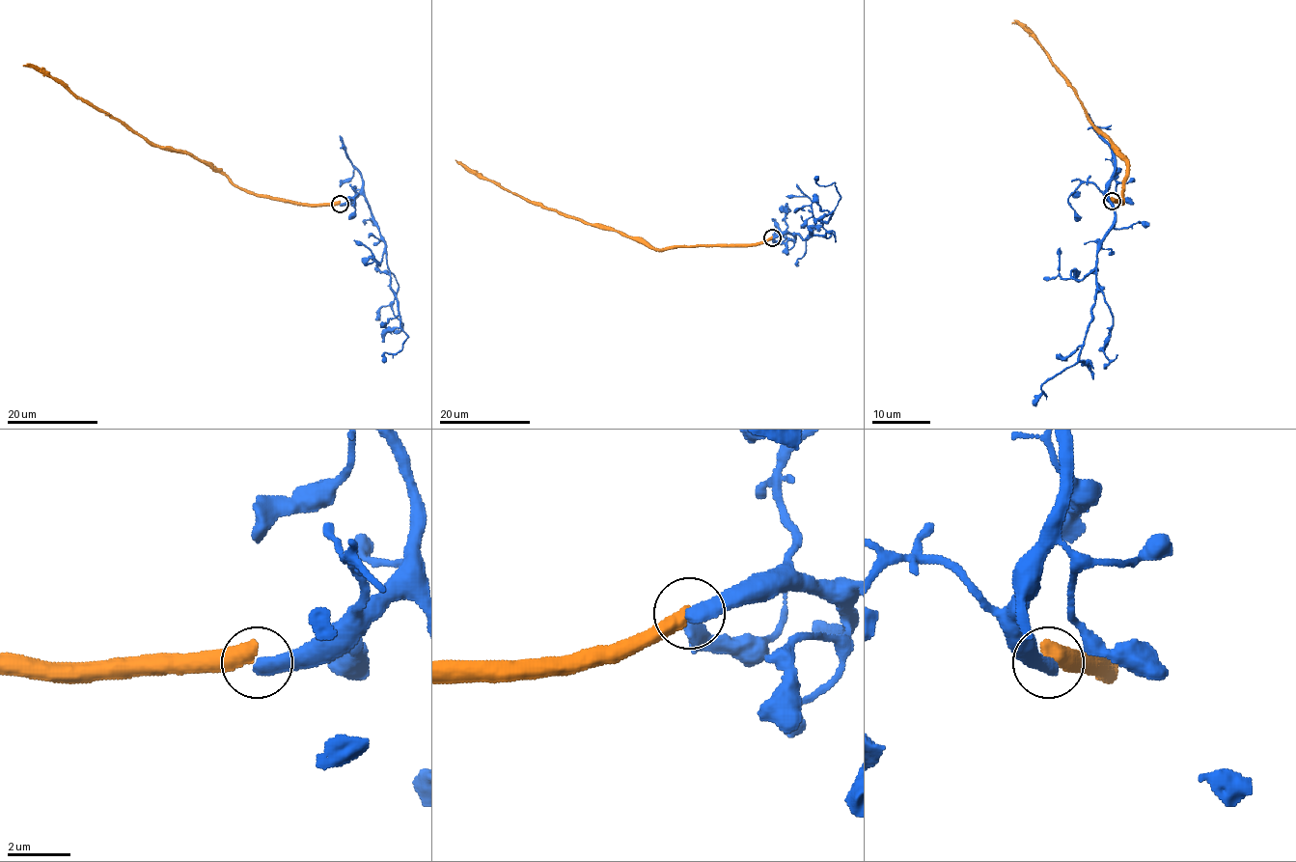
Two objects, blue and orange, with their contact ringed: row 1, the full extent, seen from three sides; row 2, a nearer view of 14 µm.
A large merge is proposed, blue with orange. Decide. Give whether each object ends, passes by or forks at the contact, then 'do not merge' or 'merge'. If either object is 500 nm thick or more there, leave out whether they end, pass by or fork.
do not merge

